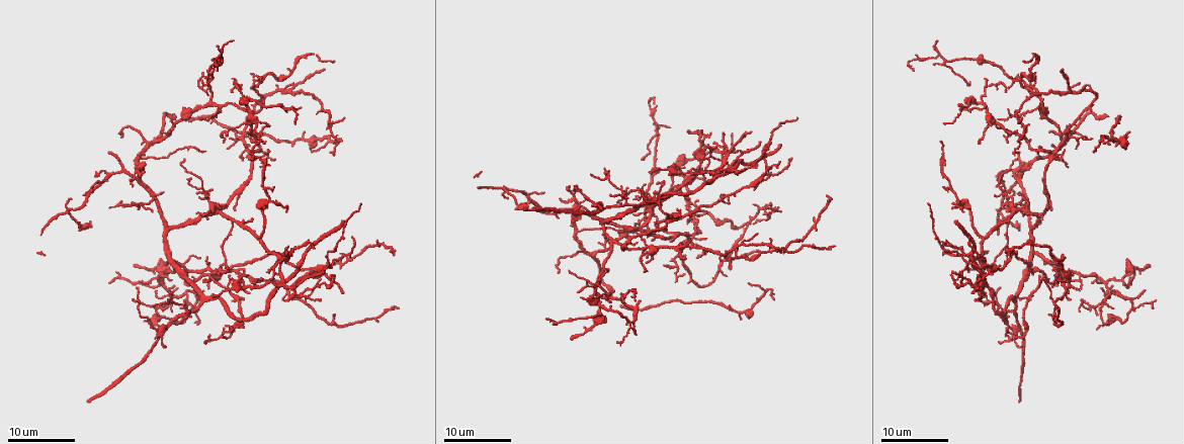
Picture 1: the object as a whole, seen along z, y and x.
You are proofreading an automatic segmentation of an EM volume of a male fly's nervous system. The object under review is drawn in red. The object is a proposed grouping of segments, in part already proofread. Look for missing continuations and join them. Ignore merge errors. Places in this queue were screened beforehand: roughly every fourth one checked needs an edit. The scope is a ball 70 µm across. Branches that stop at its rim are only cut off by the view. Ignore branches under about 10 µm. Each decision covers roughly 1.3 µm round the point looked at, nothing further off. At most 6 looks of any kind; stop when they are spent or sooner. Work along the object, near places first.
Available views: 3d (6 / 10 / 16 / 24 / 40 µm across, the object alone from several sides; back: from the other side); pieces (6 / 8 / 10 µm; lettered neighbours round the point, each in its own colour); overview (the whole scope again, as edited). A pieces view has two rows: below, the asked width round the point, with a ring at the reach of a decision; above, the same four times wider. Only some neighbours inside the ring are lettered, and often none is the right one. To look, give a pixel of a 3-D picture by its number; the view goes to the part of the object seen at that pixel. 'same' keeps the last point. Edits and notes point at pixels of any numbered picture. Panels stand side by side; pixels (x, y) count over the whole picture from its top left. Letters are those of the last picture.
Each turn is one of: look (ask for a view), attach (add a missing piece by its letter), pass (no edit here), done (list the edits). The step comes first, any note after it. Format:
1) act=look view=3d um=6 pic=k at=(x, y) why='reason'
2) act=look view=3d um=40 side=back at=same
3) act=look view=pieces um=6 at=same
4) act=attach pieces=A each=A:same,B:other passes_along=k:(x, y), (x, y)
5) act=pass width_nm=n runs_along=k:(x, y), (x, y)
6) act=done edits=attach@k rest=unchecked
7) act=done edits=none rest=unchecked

act=look view=3d um=24 pic=1 at=(943, 252) why='branch stops here'

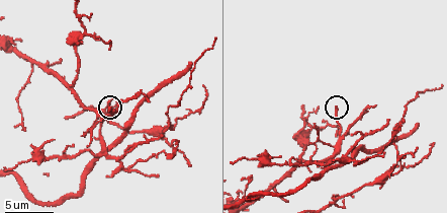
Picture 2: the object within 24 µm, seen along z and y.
act=look view=pieces um=10 pic=2 at=(336, 106) why='what lies round it'

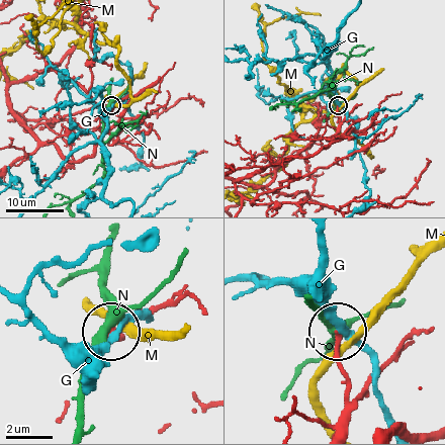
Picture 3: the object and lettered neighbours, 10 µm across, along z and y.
act=pass each=G:other,M:other,N:other runs_along=3:(336, 424), (346, 401), (340, 333) found='no lettered piece goes on from it'

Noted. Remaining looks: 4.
act=look view=3d um=16 pic=1 at=(1007, 251) why='end of a long branch'

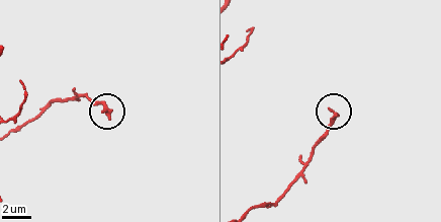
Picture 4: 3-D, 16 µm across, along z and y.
act=look view=pieces um=10 pic=4 at=(332, 110)

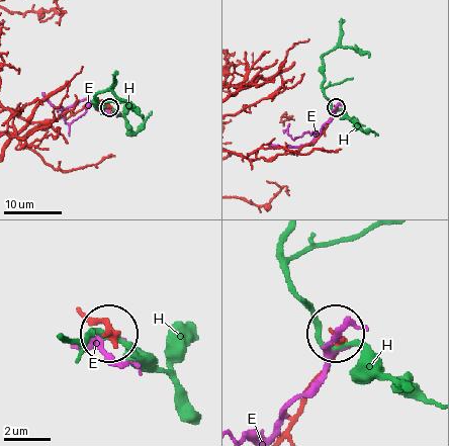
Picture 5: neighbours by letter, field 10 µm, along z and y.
act=pass each=E:other,H:other found='no lettered piece goes on from it'

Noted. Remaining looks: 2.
act=look view=3d um=10 pic=2 at=(190, 63) why='an open end'

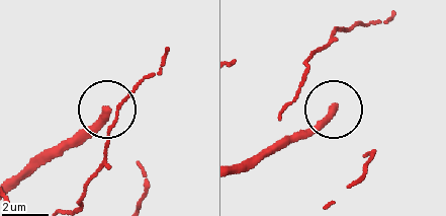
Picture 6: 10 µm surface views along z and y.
act=look view=pieces um=6 pic=6 at=(334, 107)

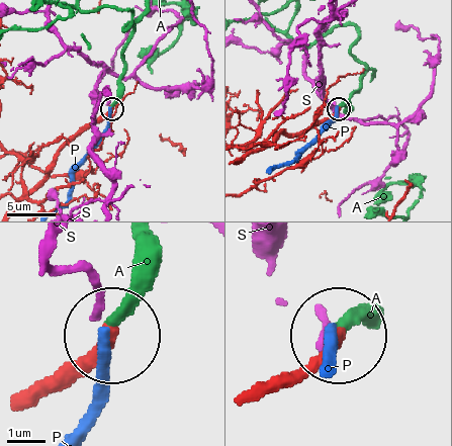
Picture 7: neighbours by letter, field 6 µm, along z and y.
act=attach pieces=A width_nm=320 each=A:same,P:other,S:other found='the cell continues'

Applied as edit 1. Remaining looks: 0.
act=done edits=attach@7 rest=unchecked

